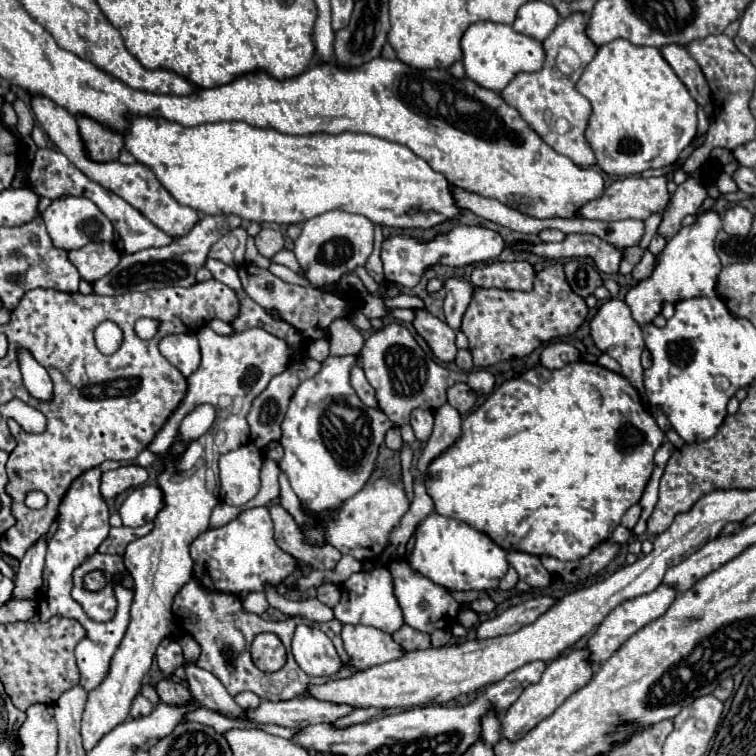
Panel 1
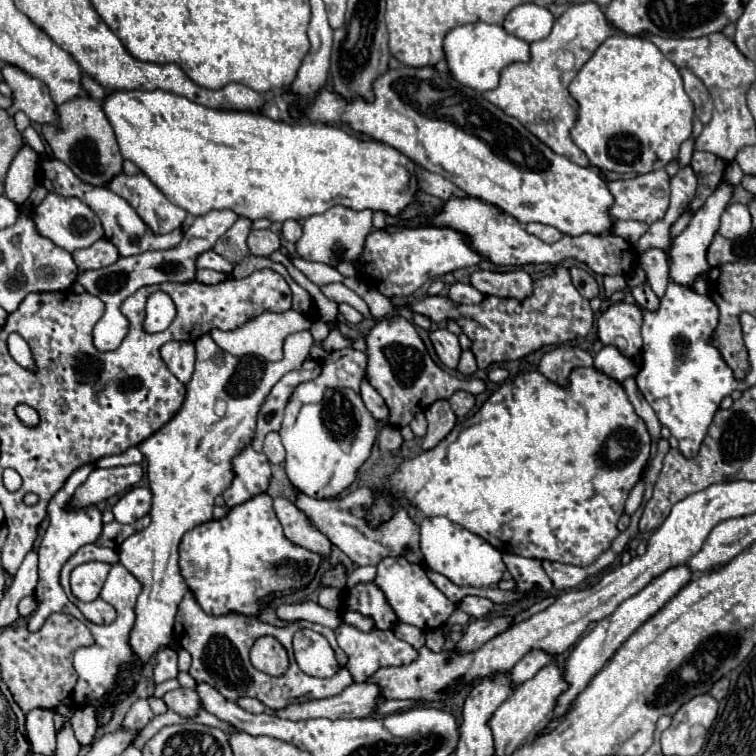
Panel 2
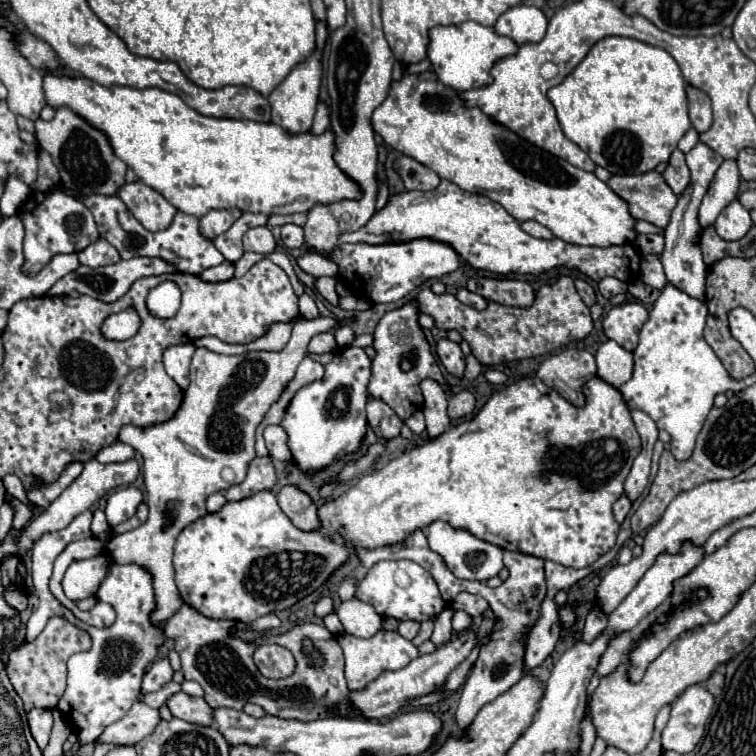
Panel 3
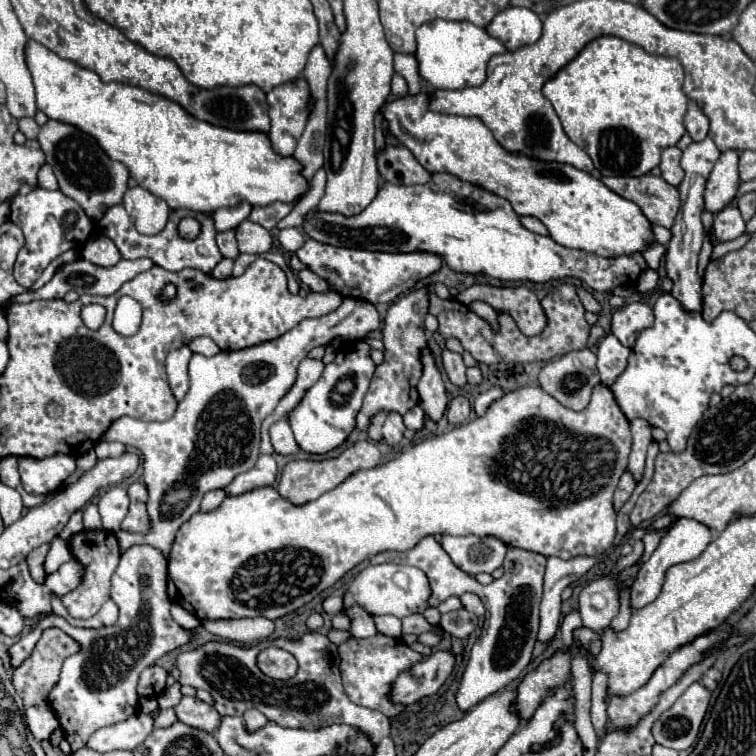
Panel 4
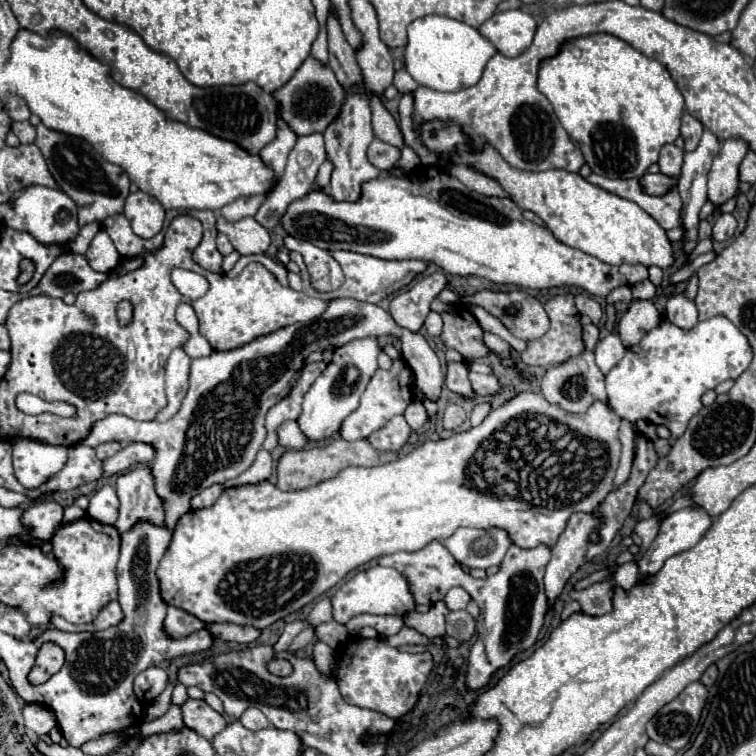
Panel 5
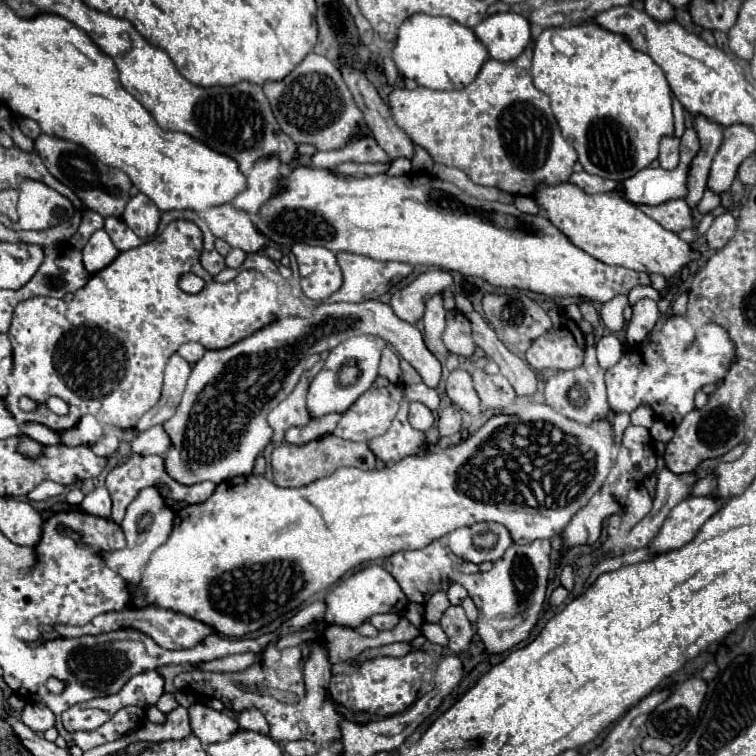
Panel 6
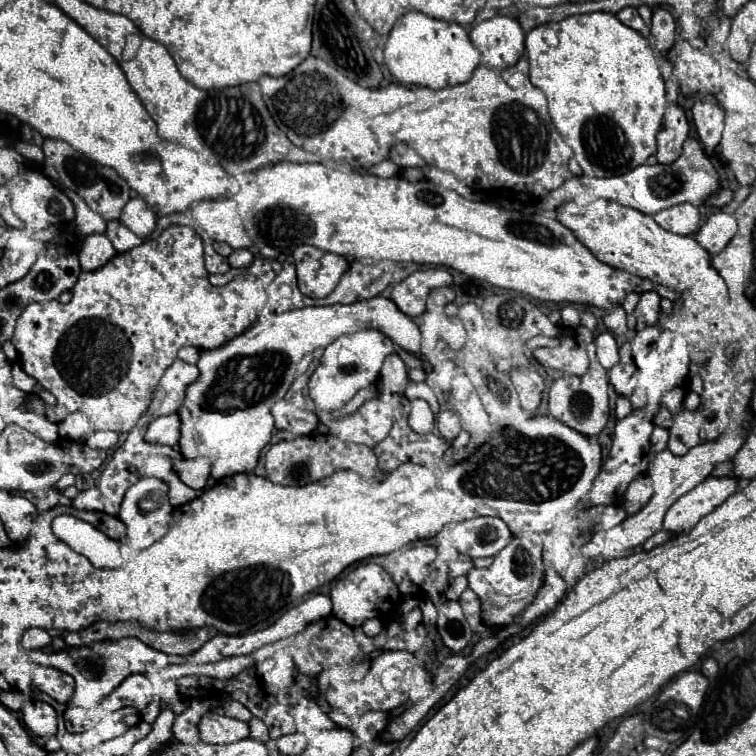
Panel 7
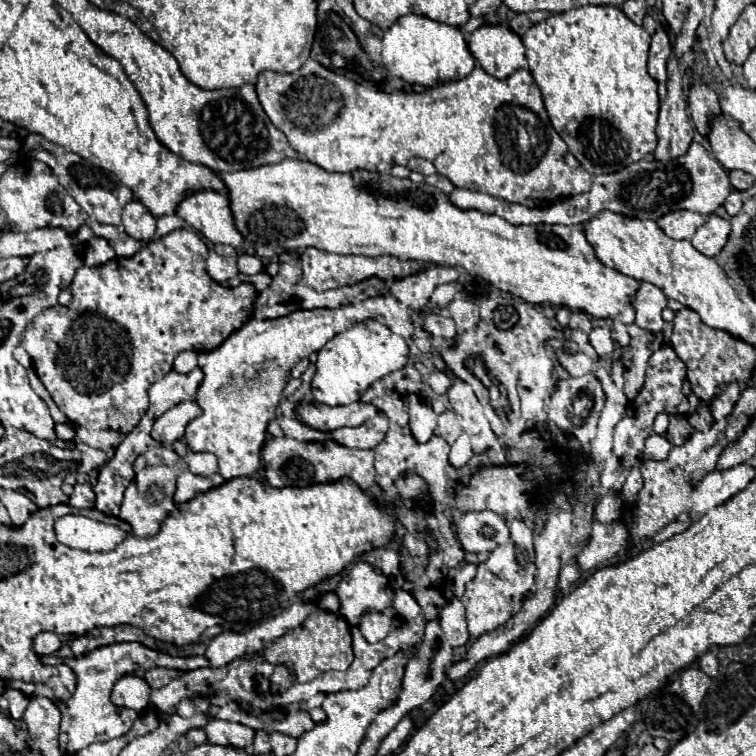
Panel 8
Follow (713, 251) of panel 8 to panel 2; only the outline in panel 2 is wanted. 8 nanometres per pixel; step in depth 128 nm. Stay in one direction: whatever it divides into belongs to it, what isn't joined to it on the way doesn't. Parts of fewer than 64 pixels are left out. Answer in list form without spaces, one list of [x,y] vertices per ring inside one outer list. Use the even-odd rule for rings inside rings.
[[[730,204],[724,214],[722,214],[722,222],[720,222],[720,234],[724,238],[738,238],[748,234],[750,230],[750,212],[748,206],[744,204]]]

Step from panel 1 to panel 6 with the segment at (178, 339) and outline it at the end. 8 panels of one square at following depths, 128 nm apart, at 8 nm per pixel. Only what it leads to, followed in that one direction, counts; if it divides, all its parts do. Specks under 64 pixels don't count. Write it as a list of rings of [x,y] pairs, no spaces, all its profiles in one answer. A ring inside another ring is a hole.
[[[178,352],[170,356],[168,366],[166,366],[166,374],[164,374],[162,398],[150,412],[146,412],[140,418],[140,422],[136,424],[136,432],[144,432],[144,430],[152,428],[154,424],[162,424],[164,420],[174,416],[174,412],[176,412],[176,408],[178,408],[178,404],[182,400],[190,370],[192,370],[190,364]]]

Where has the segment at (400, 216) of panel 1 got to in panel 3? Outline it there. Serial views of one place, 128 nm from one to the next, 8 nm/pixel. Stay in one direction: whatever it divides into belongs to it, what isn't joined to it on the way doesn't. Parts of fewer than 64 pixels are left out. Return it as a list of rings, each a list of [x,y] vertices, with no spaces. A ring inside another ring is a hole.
[[[44,72],[44,94],[50,106],[66,106],[80,114],[88,124],[102,130],[108,136],[114,154],[126,162],[144,184],[160,192],[180,212],[192,214],[196,218],[202,218],[208,210],[216,208],[238,208],[242,212],[290,216],[298,212],[310,212],[316,204],[334,204],[340,200],[362,198],[362,188],[358,182],[344,174],[334,162],[336,140],[332,130],[326,130],[318,136],[314,132],[290,134],[274,122],[260,124],[254,120],[202,116],[194,108],[188,108],[180,96],[160,88],[106,88],[88,78],[52,76],[50,72]]]

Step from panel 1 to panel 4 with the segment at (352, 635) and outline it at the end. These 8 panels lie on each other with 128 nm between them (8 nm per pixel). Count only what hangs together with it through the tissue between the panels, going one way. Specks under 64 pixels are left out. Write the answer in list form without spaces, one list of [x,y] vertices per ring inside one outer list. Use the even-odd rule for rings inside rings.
[[[376,634],[372,638],[364,638],[364,640],[348,638],[344,644],[338,646],[338,654],[340,654],[340,672],[342,672],[344,692],[348,694],[348,698],[354,704],[380,710],[388,718],[392,718],[392,716],[402,712],[404,706],[396,706],[388,698],[390,684],[394,682],[394,678],[402,670],[406,670],[412,664],[422,660],[422,656],[418,652],[414,652],[408,644],[402,644],[396,638],[390,638],[390,636],[384,636],[384,634]]]

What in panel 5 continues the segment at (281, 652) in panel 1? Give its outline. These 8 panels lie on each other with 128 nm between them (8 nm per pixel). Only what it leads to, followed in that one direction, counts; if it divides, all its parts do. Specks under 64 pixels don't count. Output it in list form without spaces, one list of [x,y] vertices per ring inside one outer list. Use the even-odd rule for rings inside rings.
[[[276,656],[266,664],[266,668],[268,668],[268,672],[272,672],[276,676],[290,676],[292,674],[292,664],[288,660],[276,658]]]

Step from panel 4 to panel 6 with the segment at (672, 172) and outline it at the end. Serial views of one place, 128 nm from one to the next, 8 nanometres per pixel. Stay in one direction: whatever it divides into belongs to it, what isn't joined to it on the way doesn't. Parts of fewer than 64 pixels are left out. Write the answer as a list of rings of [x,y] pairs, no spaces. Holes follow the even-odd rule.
[[[662,138],[658,162],[666,170],[674,170],[680,162],[680,140],[678,138]]]

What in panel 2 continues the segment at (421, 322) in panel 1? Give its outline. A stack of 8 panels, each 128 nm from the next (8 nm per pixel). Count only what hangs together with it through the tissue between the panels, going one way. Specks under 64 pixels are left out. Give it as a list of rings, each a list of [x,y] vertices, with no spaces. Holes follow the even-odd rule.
[[[438,328],[434,332],[430,332],[430,340],[434,344],[434,350],[440,358],[440,362],[448,368],[456,368],[458,358],[460,358],[460,344],[458,344],[458,336],[448,332],[446,328]]]

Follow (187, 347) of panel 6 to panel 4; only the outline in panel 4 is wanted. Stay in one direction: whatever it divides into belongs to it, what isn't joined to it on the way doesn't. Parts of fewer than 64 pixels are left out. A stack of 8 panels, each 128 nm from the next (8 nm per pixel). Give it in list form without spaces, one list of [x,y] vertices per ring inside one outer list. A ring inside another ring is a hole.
[[[194,338],[188,348],[192,348],[192,352],[198,352],[198,354],[204,354],[204,356],[214,356],[220,352],[218,344],[212,340],[212,338]]]

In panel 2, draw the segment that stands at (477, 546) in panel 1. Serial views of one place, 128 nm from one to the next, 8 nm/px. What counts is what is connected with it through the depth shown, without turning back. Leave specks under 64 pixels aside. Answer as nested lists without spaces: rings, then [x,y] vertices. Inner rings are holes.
[[[444,516],[424,518],[420,522],[420,552],[428,570],[446,576],[450,582],[458,586],[496,586],[506,570],[500,550],[496,550],[484,538],[472,534],[460,524],[450,522]]]

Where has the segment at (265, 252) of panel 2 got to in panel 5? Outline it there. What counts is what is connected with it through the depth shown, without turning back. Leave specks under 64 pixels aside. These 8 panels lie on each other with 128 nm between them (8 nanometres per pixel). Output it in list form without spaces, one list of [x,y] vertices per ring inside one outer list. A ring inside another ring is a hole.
[[[218,216],[216,228],[230,238],[234,250],[240,254],[262,254],[270,246],[268,230],[260,226],[254,216],[247,216],[238,222],[226,222],[222,216]]]

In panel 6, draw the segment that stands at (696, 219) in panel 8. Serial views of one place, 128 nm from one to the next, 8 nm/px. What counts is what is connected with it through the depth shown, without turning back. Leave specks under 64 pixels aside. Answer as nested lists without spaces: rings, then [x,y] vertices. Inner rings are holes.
[[[682,198],[668,200],[660,206],[646,206],[640,204],[640,210],[654,218],[660,226],[664,226],[670,232],[680,232],[684,228],[692,228],[692,214],[688,204]]]

